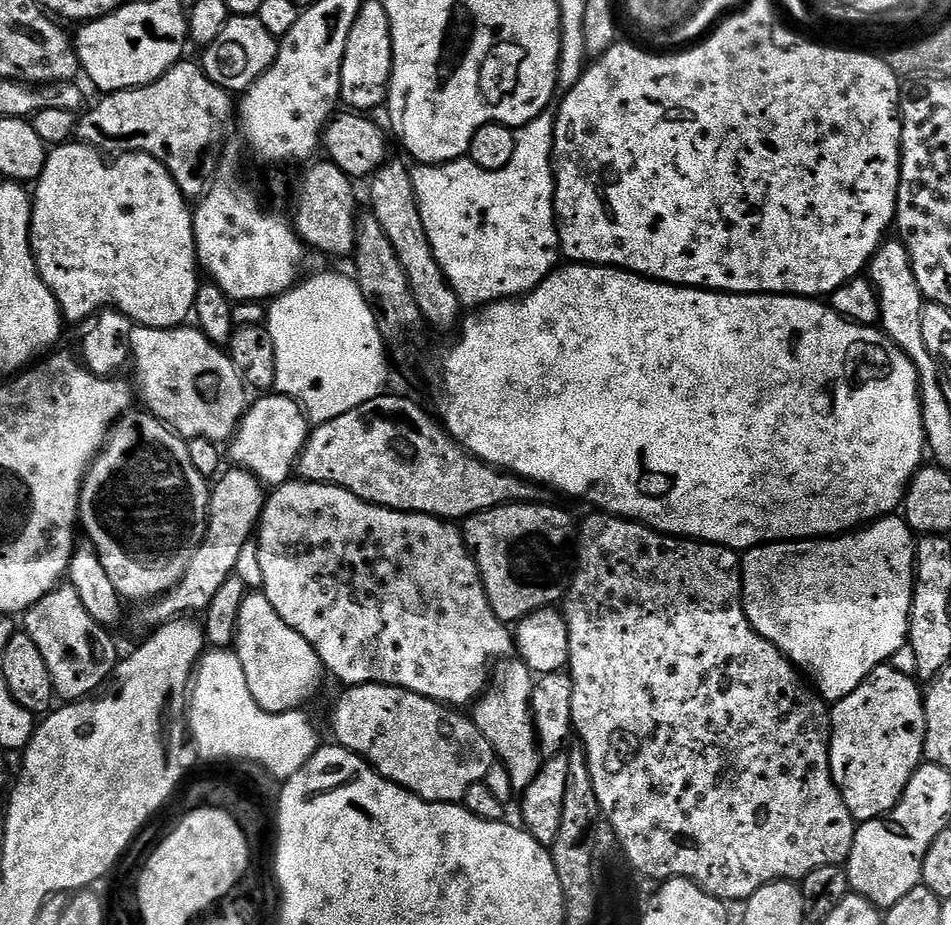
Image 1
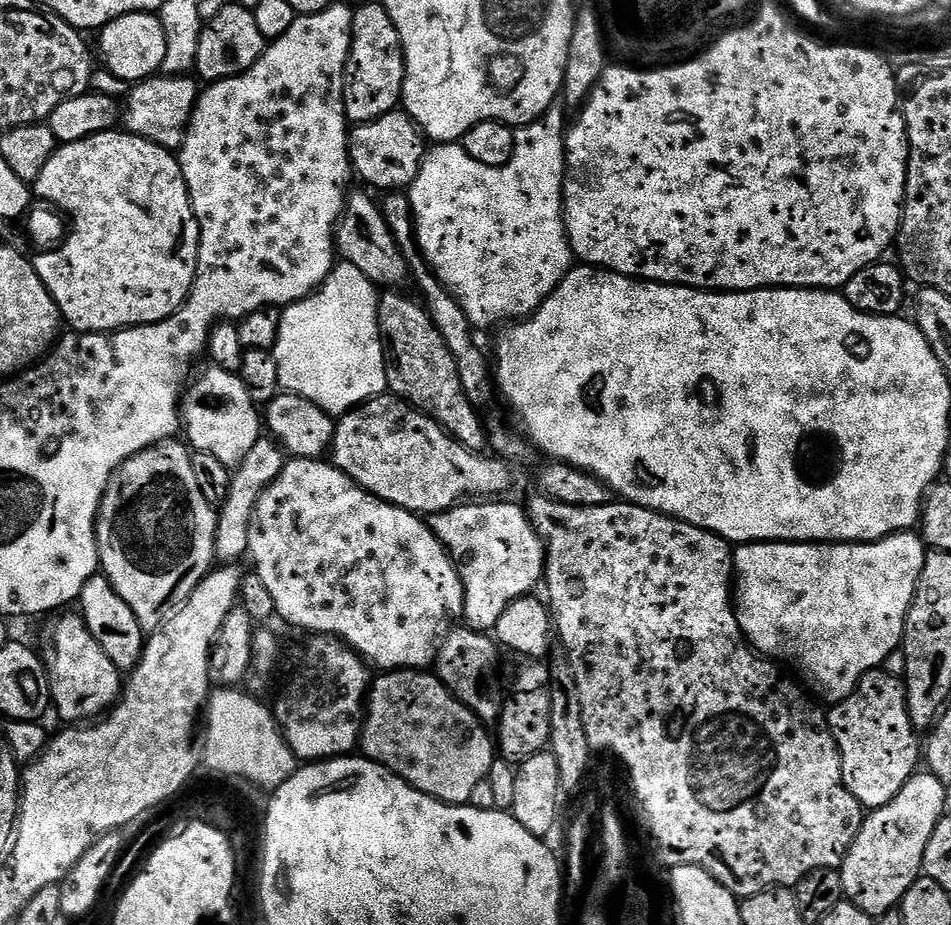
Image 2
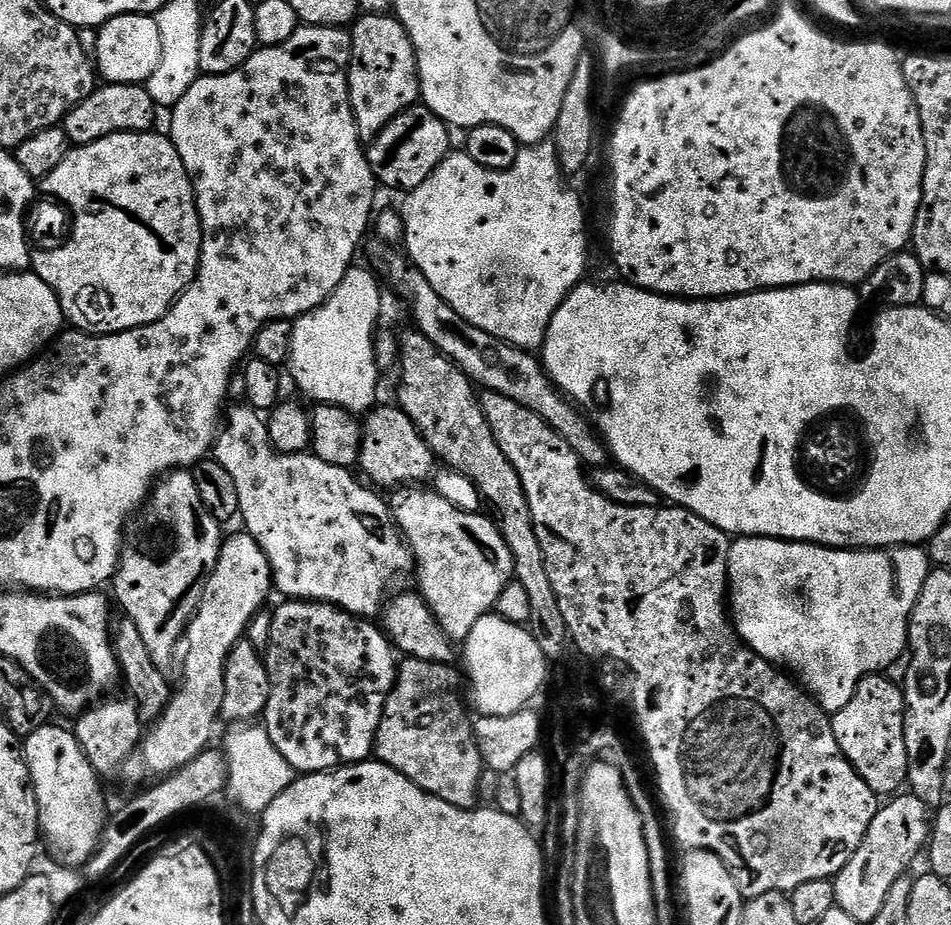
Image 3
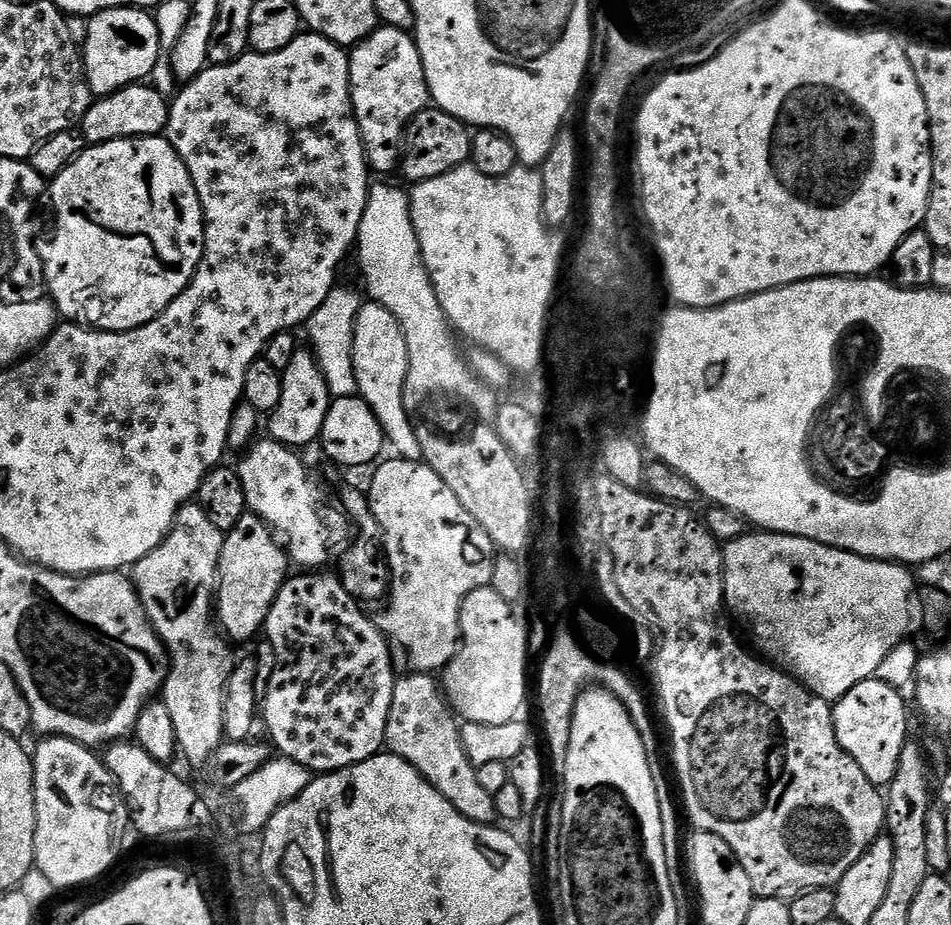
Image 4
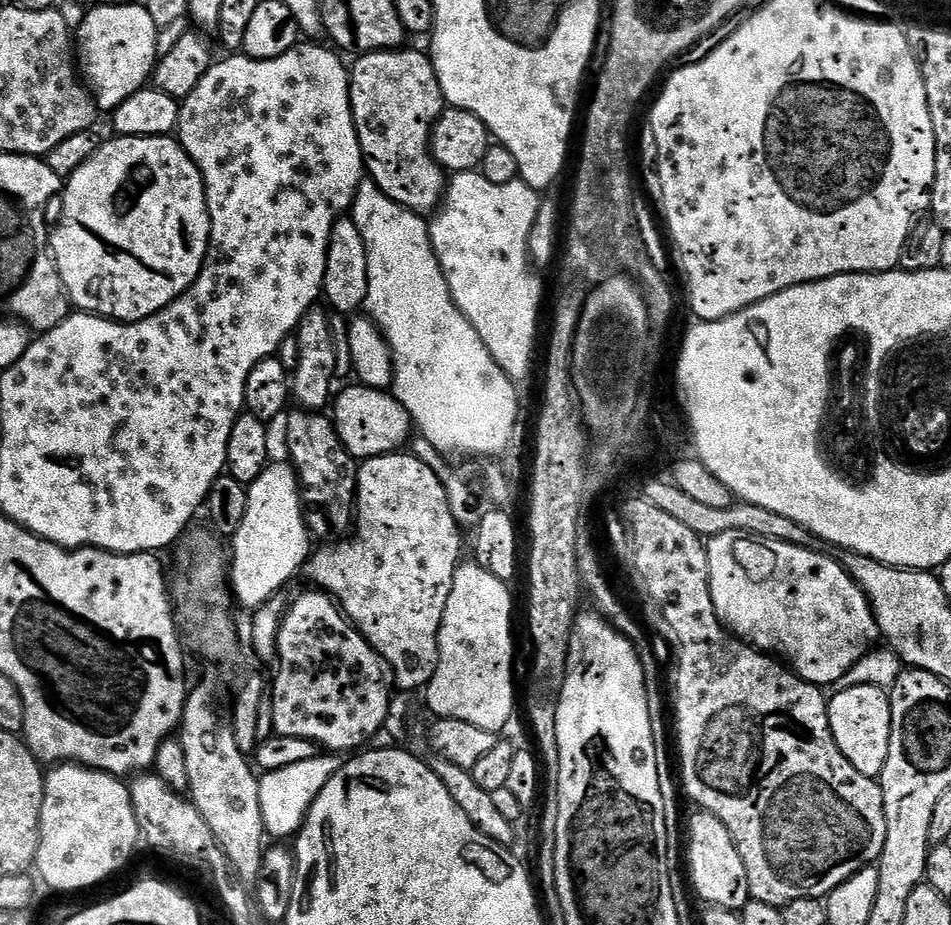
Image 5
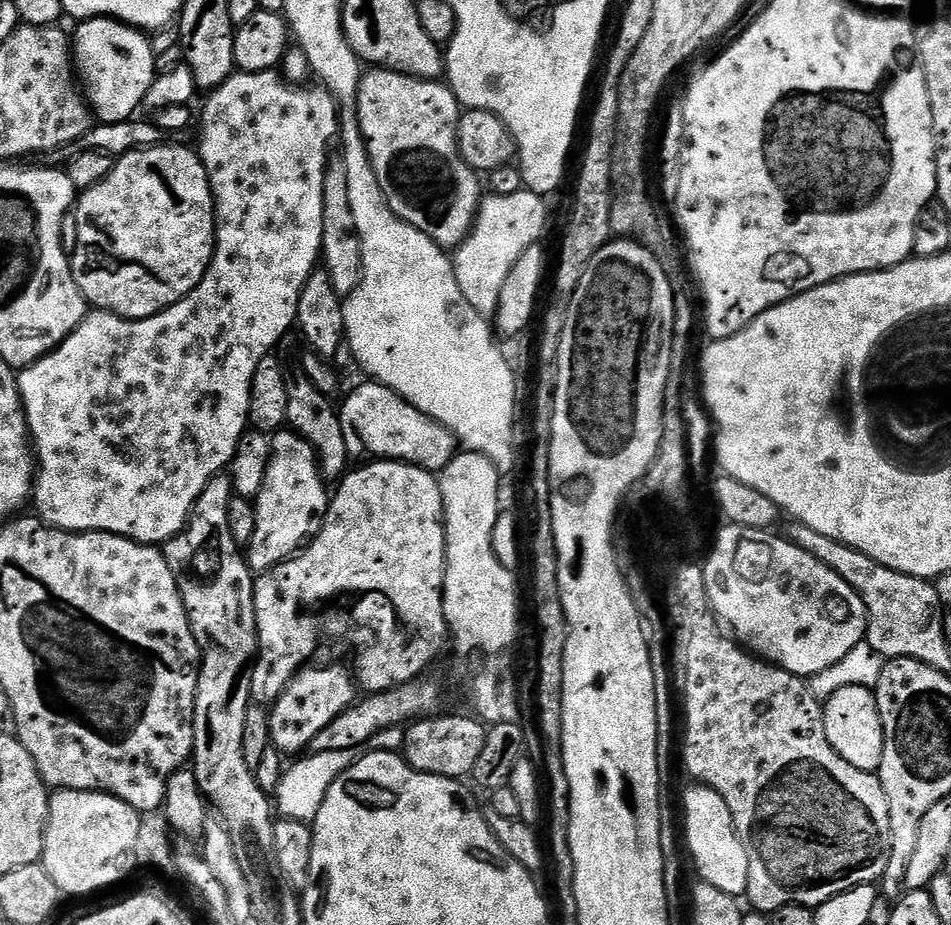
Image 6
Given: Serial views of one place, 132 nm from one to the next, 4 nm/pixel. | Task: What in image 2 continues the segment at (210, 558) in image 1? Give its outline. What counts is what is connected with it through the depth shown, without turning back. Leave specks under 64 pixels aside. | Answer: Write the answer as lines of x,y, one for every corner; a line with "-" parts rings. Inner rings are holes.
261,438
250,446
246,458
237,464
232,472
232,485
224,504
219,505
216,517
216,557
221,565
232,566
236,560
245,559
250,542
250,522
258,506
258,498
282,474
286,463
286,453
275,439

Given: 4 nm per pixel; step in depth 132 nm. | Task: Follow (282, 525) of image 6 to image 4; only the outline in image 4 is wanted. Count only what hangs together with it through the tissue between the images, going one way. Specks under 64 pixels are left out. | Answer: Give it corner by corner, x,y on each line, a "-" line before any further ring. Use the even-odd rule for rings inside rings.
245,514
238,526
227,532
220,551
214,612
223,635
229,641
255,641
261,635
274,598
280,593
285,580
289,579
288,568
290,569
288,553
284,551
276,533
261,516

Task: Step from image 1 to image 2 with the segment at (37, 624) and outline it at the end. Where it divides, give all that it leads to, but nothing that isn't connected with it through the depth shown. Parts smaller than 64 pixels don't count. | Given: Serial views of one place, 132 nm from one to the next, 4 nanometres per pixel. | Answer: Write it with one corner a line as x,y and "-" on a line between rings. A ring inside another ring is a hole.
72,610
60,615
49,626
42,647
42,659
52,690
52,708
62,719
68,720
64,722
88,722
91,716
107,713
120,699
122,673
110,658
106,658
102,646
94,642
94,634
90,634
83,616

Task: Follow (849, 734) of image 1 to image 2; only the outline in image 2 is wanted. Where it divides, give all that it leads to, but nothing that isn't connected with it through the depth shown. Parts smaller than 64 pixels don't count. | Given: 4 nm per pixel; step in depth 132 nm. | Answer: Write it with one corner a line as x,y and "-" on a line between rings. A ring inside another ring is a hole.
882,670
867,672
857,682
852,693
844,700
833,703
831,708
827,713
828,725
840,751
842,778
846,790
850,790
854,798
858,798
861,808
865,810
875,810
886,806
896,797
898,790
906,786
908,779
917,771
916,763
921,763
922,760
922,744
921,741
916,741
918,732
910,722
908,693
904,691
903,679
886,674

